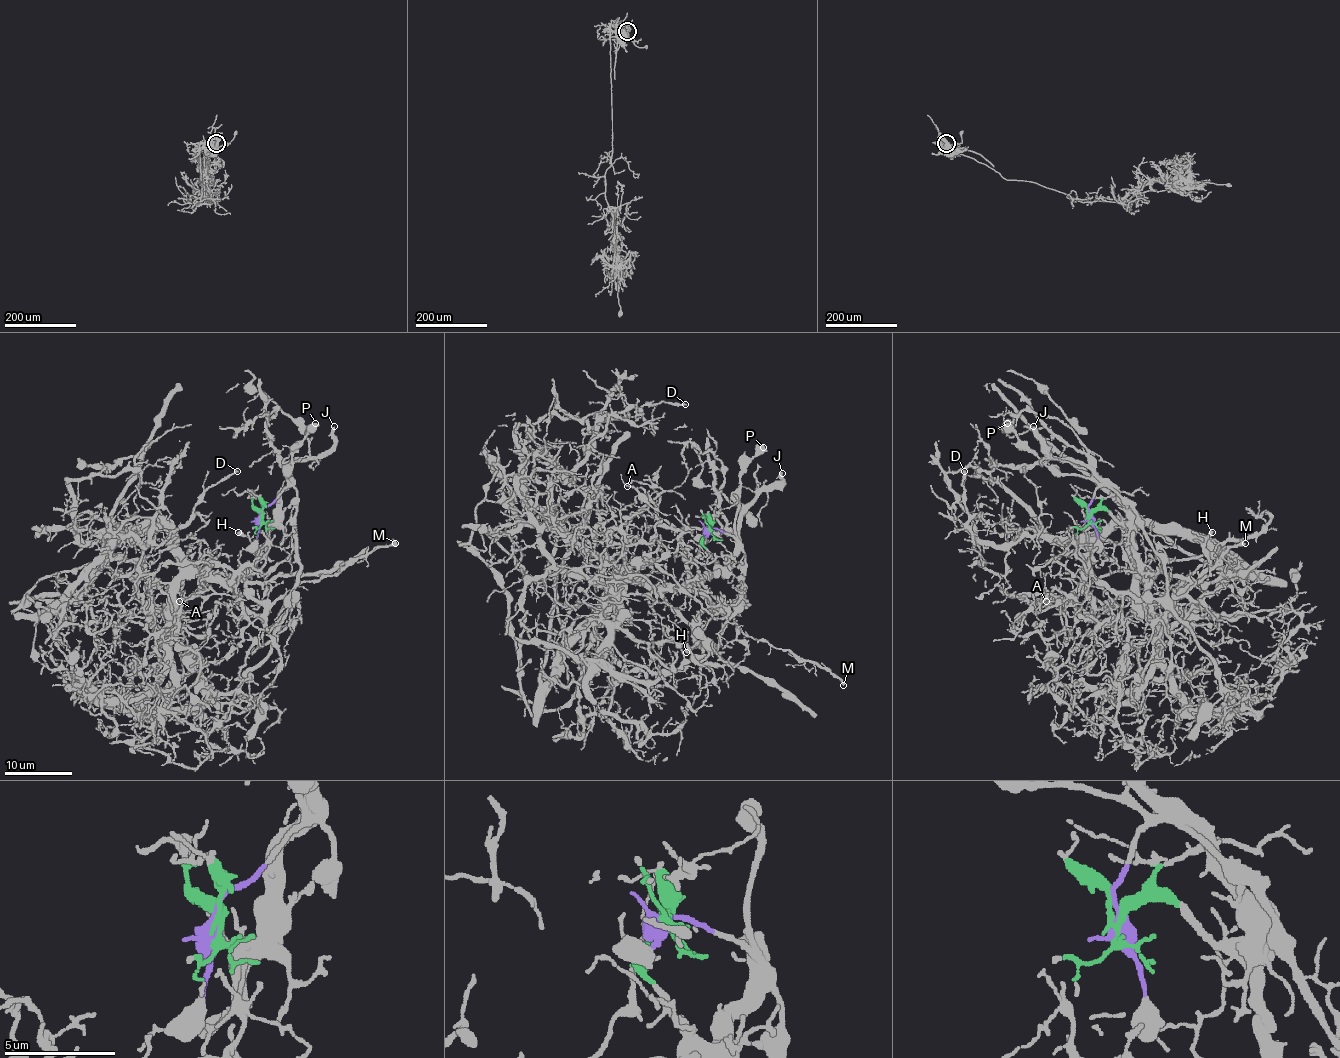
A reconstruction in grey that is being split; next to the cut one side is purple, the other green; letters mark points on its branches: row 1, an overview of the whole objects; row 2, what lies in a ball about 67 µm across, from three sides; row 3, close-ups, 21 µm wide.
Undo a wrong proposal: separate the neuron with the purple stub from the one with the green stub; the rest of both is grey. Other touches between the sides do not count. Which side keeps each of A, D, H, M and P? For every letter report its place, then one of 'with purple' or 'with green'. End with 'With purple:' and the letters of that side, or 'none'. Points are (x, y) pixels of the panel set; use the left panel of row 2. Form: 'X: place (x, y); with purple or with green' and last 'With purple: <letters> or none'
A: place (179, 601); with green
D: place (237, 471); with green
H: place (238, 532); with green
M: place (395, 543); with green
P: place (315, 423); with purple
With purple: P

